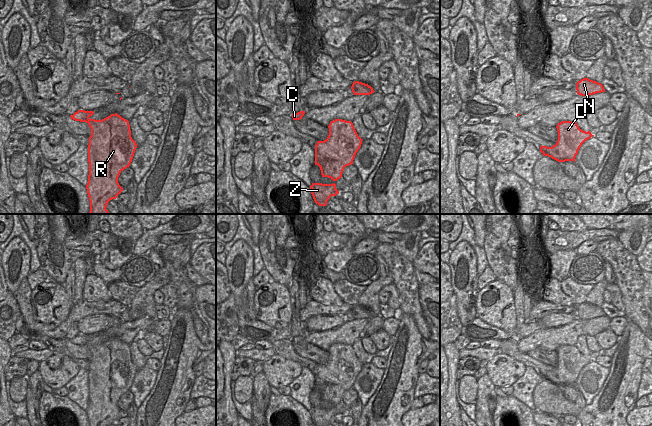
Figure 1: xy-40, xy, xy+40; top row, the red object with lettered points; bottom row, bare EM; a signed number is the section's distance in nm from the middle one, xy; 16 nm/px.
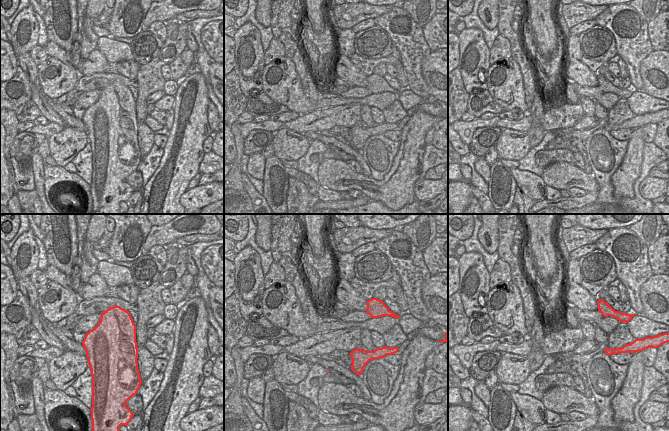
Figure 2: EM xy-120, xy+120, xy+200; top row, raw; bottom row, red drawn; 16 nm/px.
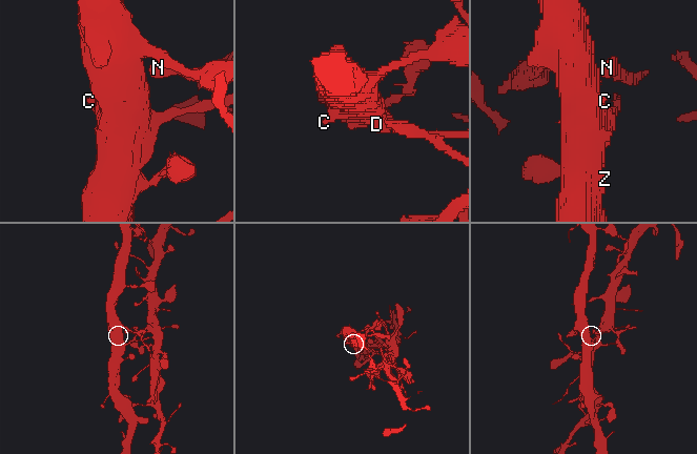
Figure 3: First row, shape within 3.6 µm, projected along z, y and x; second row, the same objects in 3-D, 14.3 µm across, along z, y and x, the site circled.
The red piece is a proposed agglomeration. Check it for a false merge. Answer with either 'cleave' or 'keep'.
cleave

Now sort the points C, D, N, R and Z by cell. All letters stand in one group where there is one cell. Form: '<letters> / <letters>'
C D R Z / N

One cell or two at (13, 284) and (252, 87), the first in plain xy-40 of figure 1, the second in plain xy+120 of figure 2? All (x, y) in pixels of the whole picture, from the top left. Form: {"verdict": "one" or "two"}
{"verdict": "one"}

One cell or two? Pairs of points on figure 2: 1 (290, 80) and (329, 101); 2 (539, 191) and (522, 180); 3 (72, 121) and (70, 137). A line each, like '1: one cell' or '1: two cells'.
1: one cell
2: one cell
3: two cells

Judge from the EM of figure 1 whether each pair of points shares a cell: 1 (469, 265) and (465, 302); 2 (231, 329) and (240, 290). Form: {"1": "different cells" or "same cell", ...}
{"1": "same cell", "2": "different cells"}

